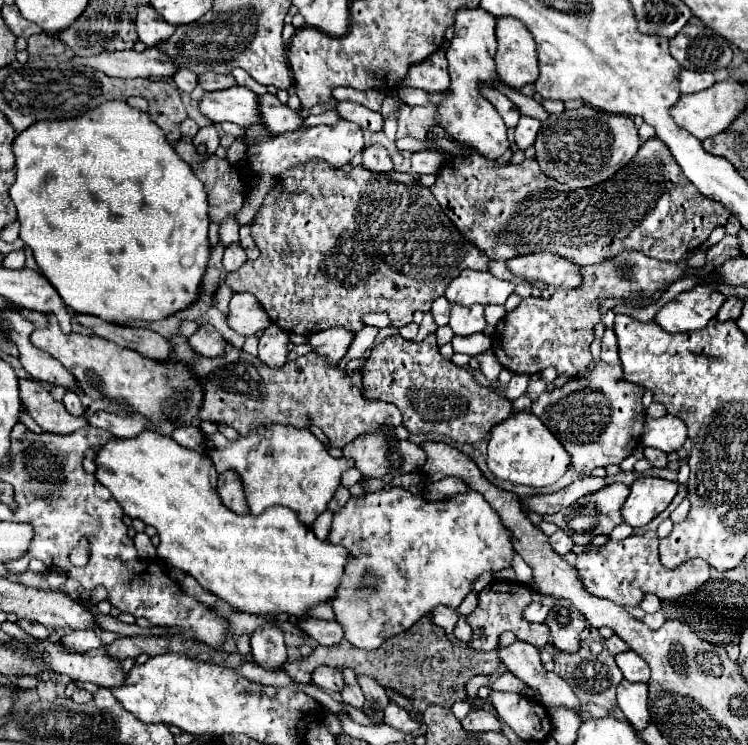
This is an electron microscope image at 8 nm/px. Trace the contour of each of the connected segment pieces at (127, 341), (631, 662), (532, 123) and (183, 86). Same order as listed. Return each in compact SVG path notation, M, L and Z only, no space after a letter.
M77 314L77 322L91 328L95 336L115 342L123 348L137 350L139 354L143 354L147 358L157 358L157 360L169 358L169 342L153 330L109 324L97 316L85 316L85 314Z
M633 650L623 652L623 654L617 654L615 656L615 662L621 668L625 680L629 680L629 682L649 682L649 666Z
M523 116L519 120L519 124L515 128L515 144L519 150L527 150L535 142L539 126L541 126L541 122L535 118L529 118L529 116Z
M185 68L179 70L179 72L173 76L173 80L175 80L177 88L183 90L183 92L191 92L191 90L197 86L197 74L191 72L191 70L185 70Z

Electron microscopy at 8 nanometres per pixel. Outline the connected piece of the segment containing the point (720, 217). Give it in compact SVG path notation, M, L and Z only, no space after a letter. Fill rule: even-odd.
M657 136L645 140L633 160L613 178L585 190L571 190L569 186L545 176L535 158L525 160L523 164L495 166L495 162L485 160L469 148L461 150L469 154L469 158L451 158L441 168L437 182L429 190L439 200L445 214L453 220L459 232L473 240L473 244L477 244L491 260L509 260L521 254L549 250L581 266L589 266L595 262L607 262L619 252L635 250L661 262L679 262L689 250L699 248L709 238L713 228L725 226L731 216L725 206L705 198L685 178L673 154Z

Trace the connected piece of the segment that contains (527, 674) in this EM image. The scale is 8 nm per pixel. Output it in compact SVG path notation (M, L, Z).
M515 640L507 648L497 648L497 656L513 676L517 676L529 688L539 690L543 706L567 706L579 712L577 696L563 678L543 668L535 646Z

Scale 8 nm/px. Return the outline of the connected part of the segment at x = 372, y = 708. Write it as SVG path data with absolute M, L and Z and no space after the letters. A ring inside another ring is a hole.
M363 674L357 676L357 682L365 694L365 708L363 712L371 718L373 724L381 724L383 722L383 708L387 706L389 698L385 694L385 688L379 686L377 682L373 682L373 678L365 678Z

